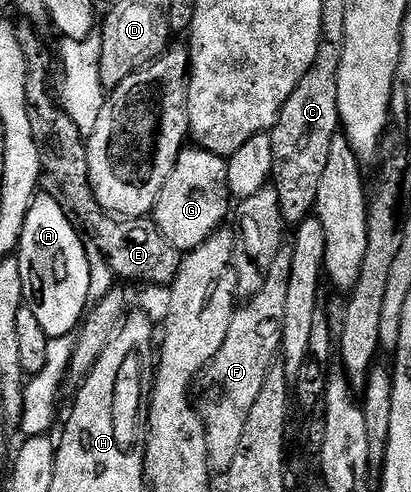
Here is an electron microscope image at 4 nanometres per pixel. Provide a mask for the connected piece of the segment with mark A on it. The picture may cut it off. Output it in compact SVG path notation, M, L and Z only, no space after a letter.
M36 195L29 206L17 249L23 298L49 338L71 336L78 329L91 297L87 244L68 209L54 195L43 195Z

